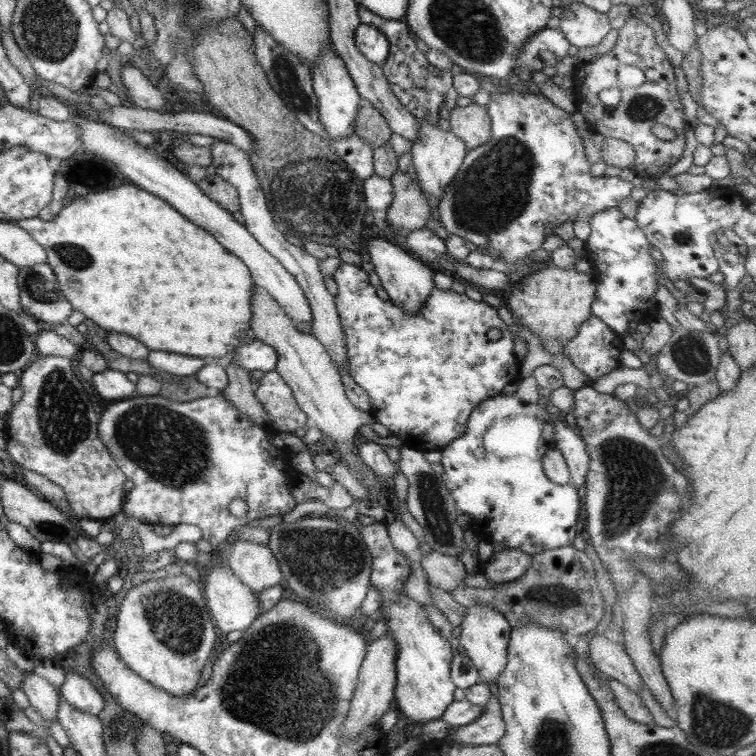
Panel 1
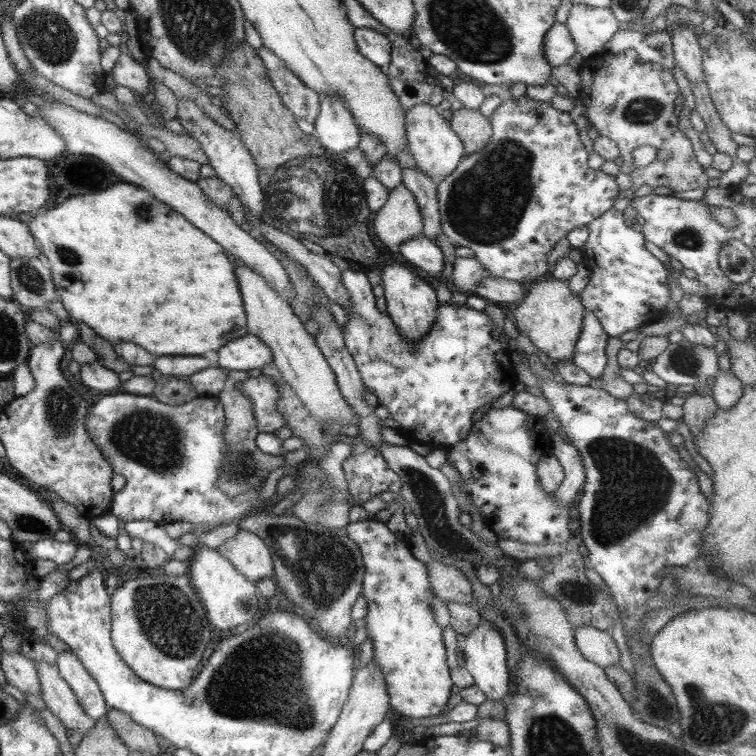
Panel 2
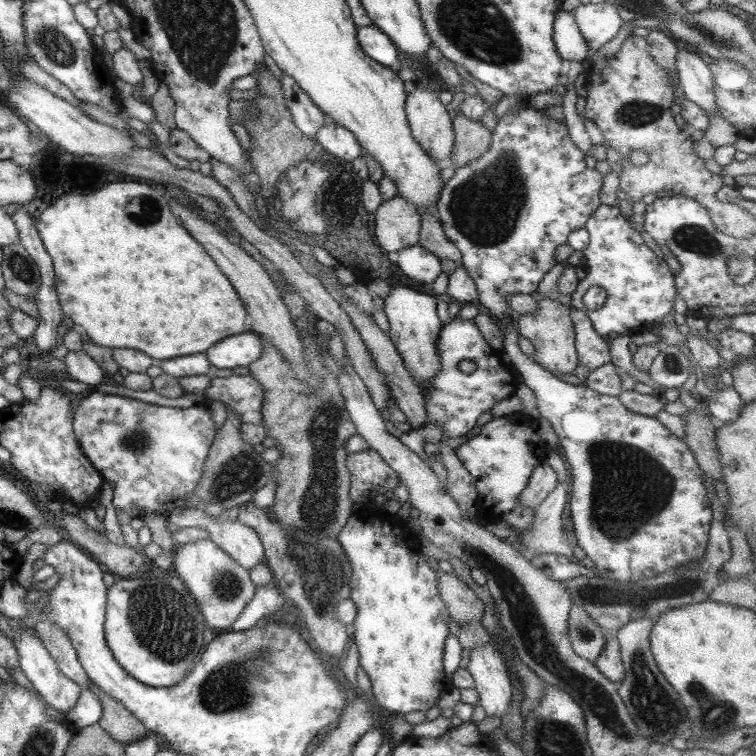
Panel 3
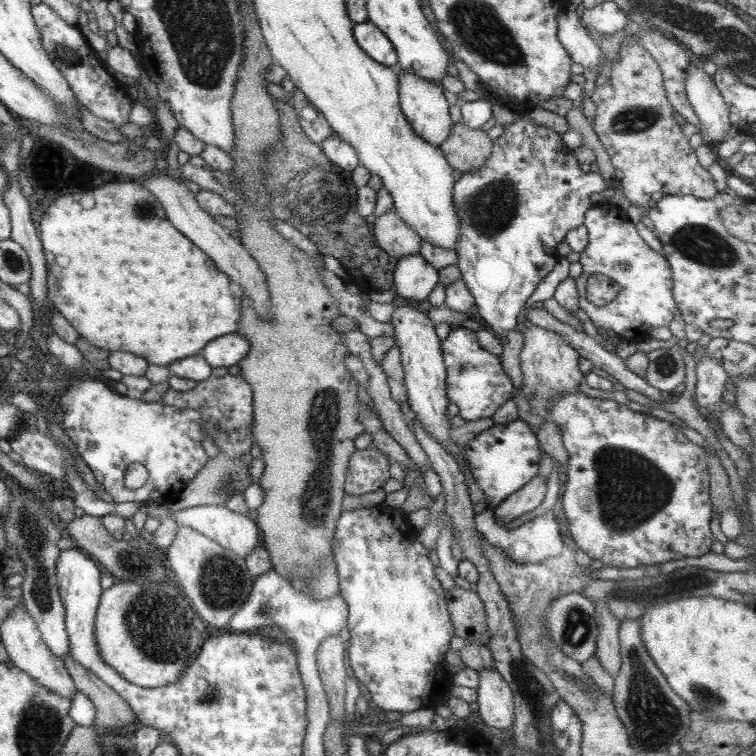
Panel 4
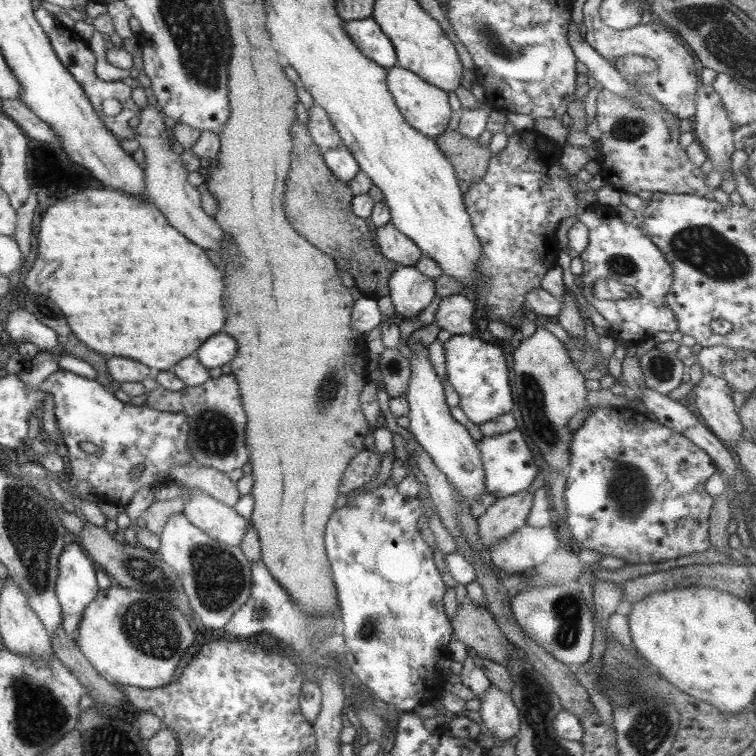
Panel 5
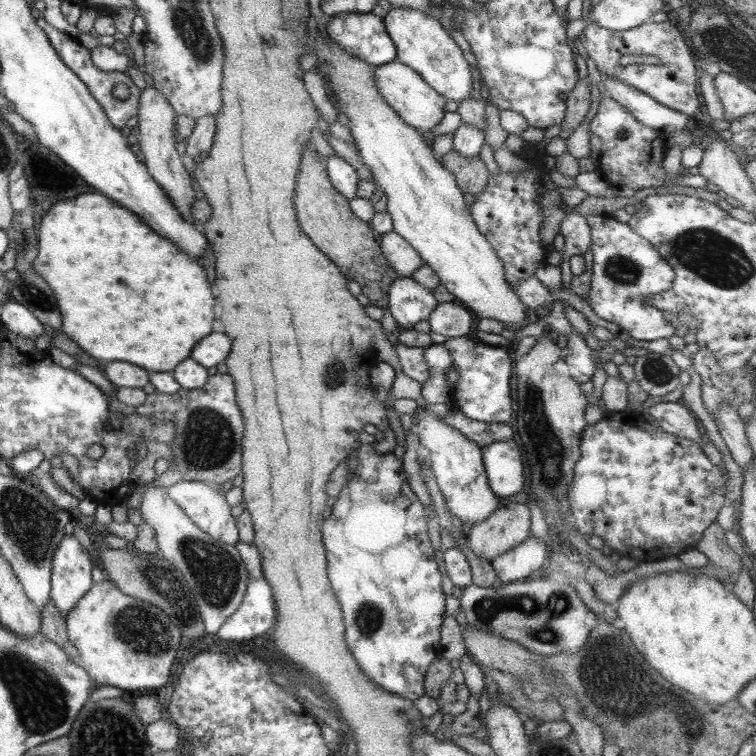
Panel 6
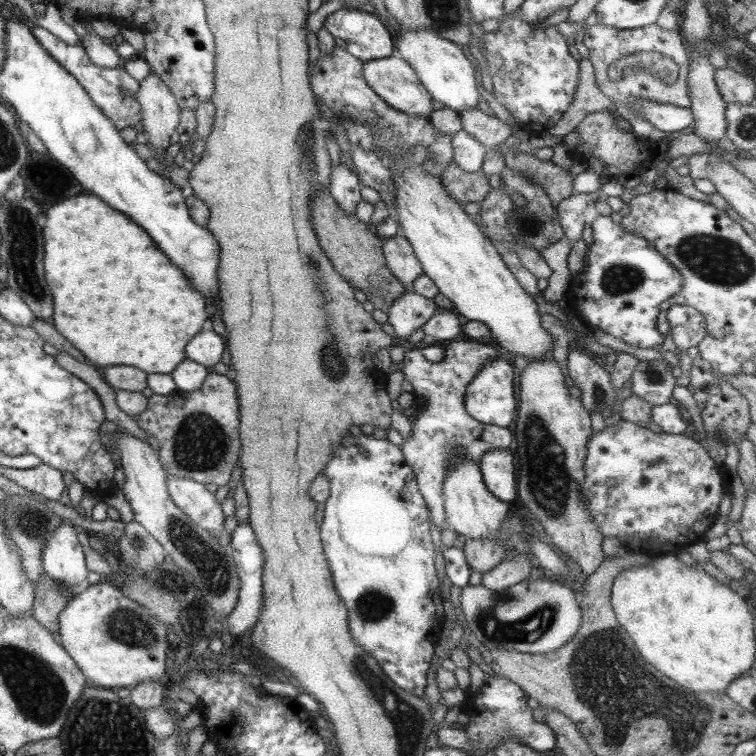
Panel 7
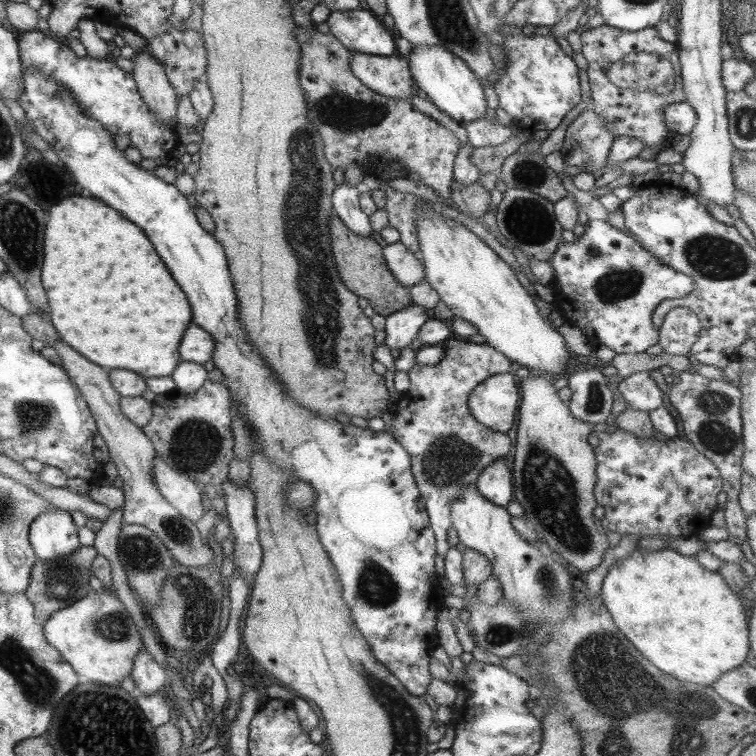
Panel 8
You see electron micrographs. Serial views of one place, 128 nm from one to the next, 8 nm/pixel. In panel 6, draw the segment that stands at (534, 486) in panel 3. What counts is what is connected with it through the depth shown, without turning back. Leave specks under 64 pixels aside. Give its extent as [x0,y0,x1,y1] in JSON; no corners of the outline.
[466,500,529,563]

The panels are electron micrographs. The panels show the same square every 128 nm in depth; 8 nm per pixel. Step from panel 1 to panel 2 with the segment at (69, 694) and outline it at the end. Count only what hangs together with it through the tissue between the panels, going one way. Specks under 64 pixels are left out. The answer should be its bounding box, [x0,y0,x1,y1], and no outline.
[55,649,106,720]

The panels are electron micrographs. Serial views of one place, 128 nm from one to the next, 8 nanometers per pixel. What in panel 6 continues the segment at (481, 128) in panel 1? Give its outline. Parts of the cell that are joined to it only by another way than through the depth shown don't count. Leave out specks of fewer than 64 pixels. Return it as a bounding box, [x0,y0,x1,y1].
[440,149,489,197]

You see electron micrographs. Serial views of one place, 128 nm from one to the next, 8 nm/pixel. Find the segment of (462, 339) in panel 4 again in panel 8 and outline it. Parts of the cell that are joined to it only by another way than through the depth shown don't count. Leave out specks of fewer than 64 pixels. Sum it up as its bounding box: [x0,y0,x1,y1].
[468,372,517,433]

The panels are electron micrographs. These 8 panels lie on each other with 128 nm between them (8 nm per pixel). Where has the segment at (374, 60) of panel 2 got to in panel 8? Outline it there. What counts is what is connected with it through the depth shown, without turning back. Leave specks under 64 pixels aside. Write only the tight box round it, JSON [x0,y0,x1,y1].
[324,8,396,58]

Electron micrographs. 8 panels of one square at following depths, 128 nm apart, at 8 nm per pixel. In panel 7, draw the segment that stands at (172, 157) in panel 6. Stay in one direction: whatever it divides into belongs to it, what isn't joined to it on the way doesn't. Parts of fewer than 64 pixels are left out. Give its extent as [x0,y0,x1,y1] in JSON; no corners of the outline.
[134,70,180,154]

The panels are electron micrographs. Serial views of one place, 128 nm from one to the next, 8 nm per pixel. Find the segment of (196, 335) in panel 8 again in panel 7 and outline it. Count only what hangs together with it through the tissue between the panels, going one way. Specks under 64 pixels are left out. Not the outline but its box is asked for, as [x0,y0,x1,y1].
[185,330,223,366]

